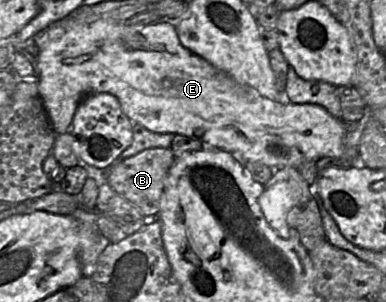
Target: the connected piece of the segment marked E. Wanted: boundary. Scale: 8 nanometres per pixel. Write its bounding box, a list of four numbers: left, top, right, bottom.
[33,16,347,168]

